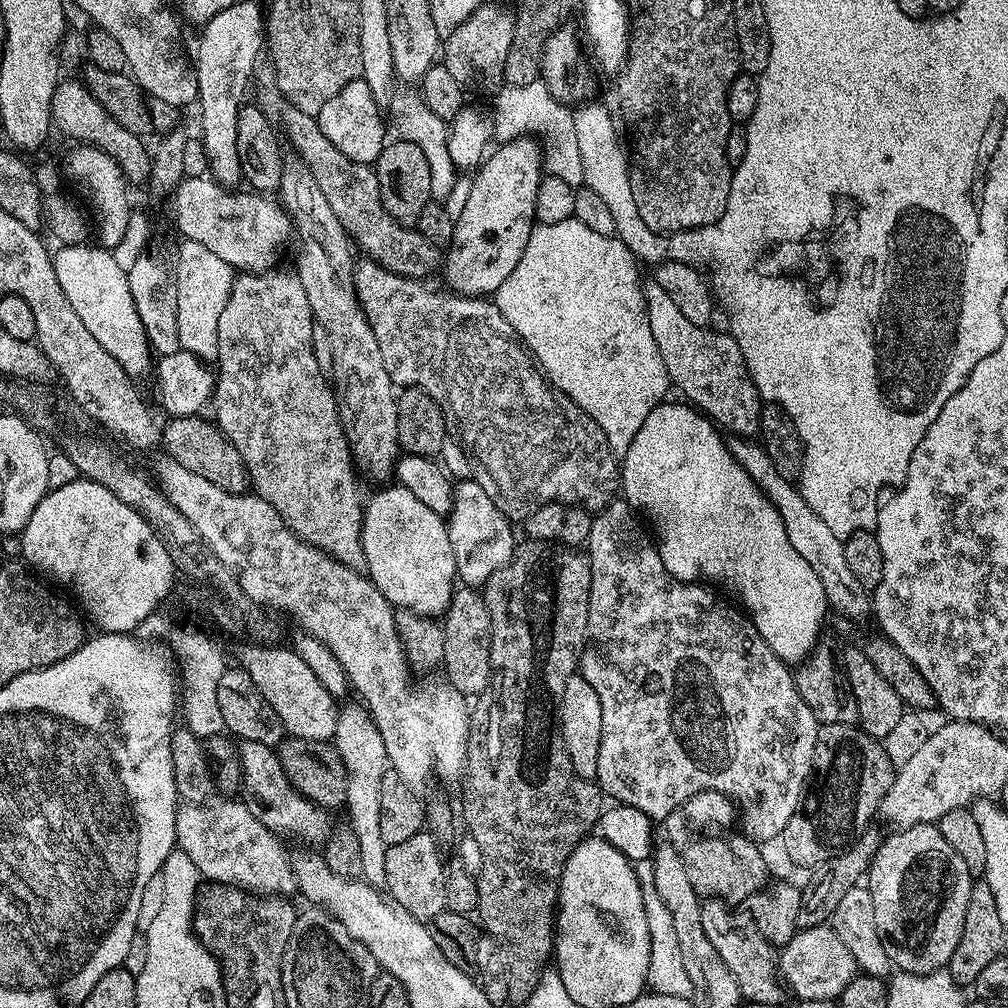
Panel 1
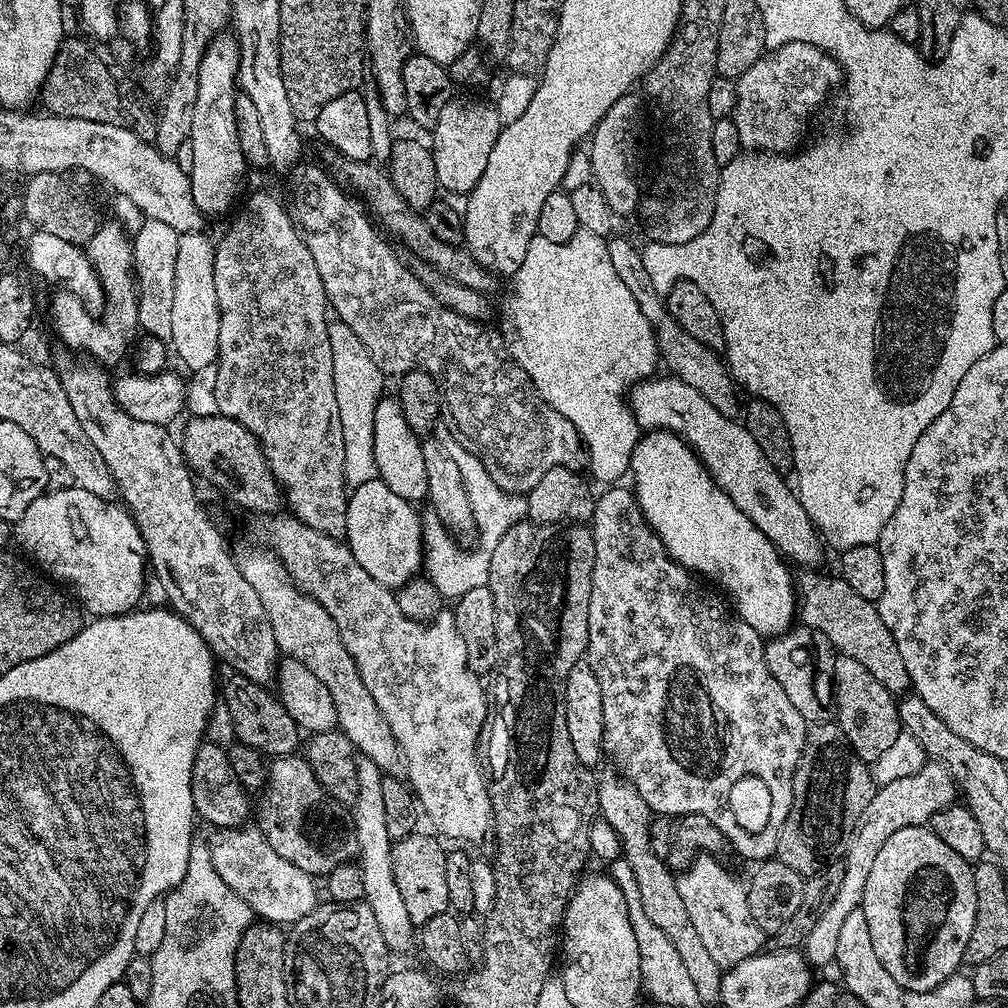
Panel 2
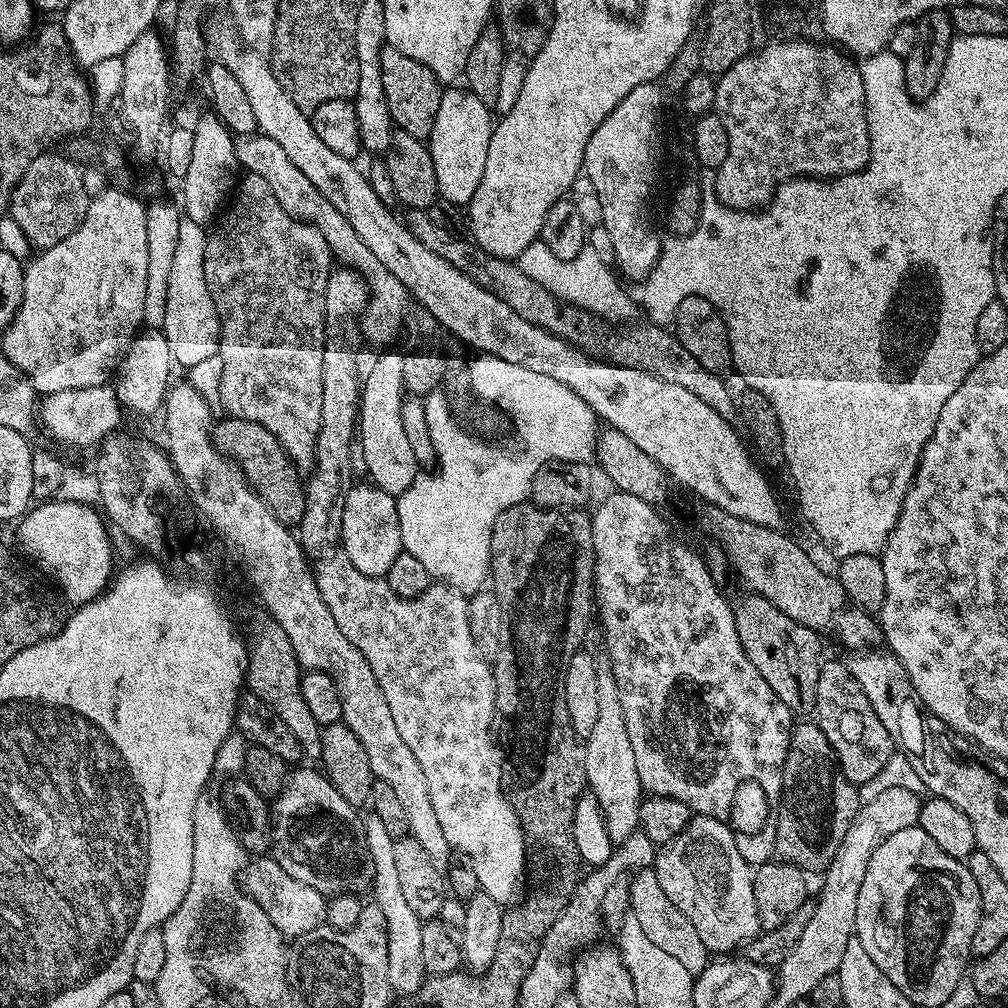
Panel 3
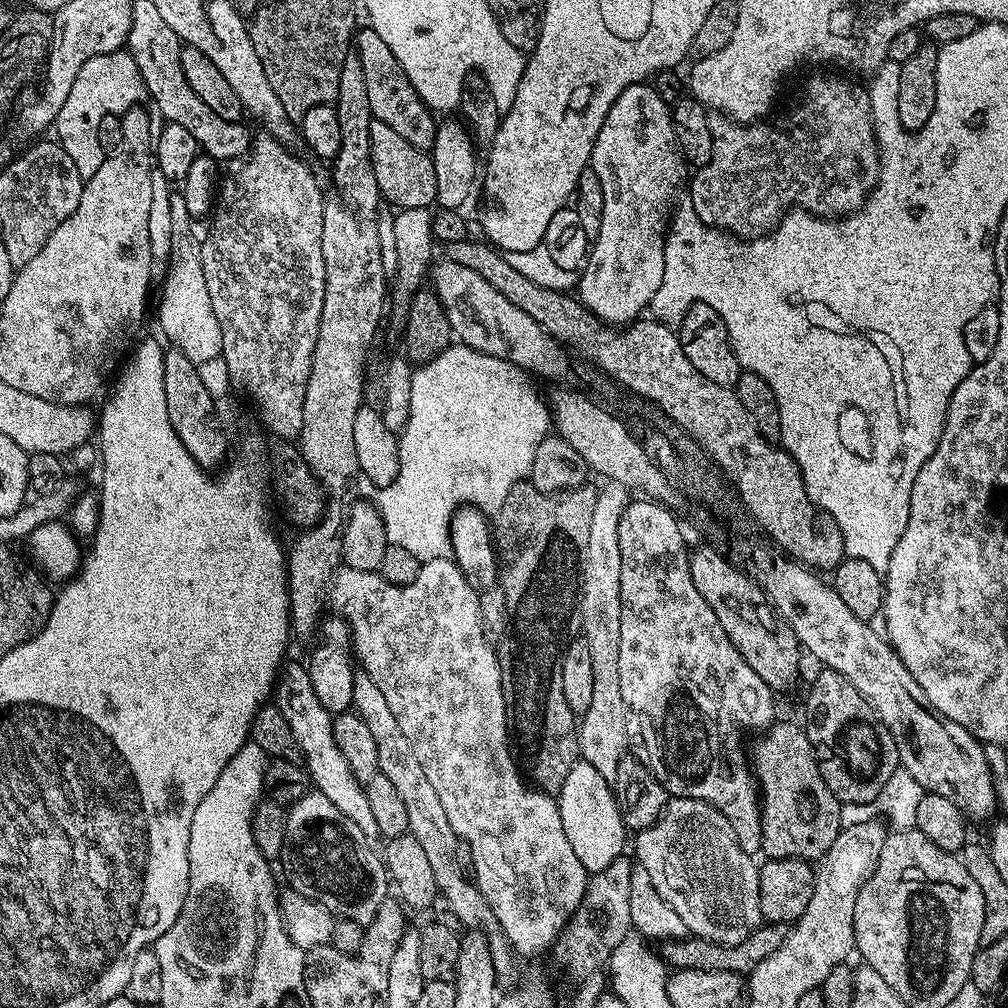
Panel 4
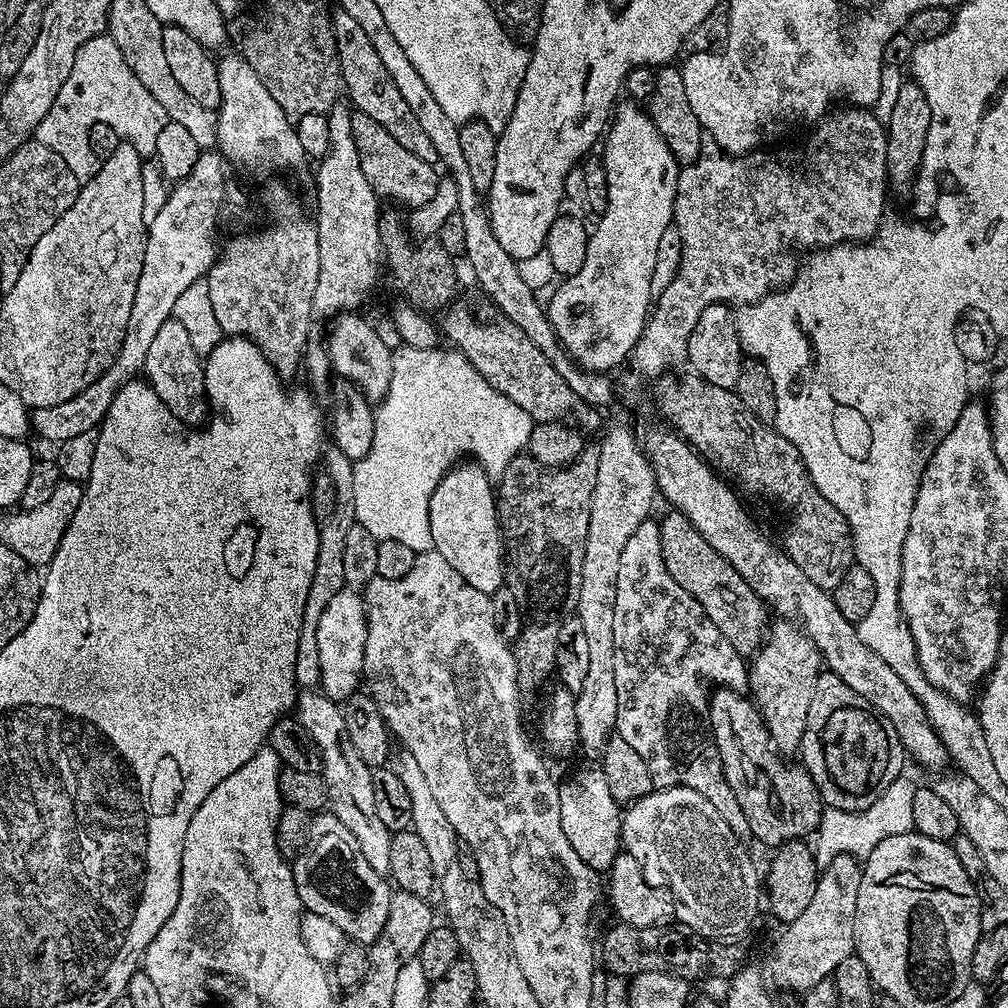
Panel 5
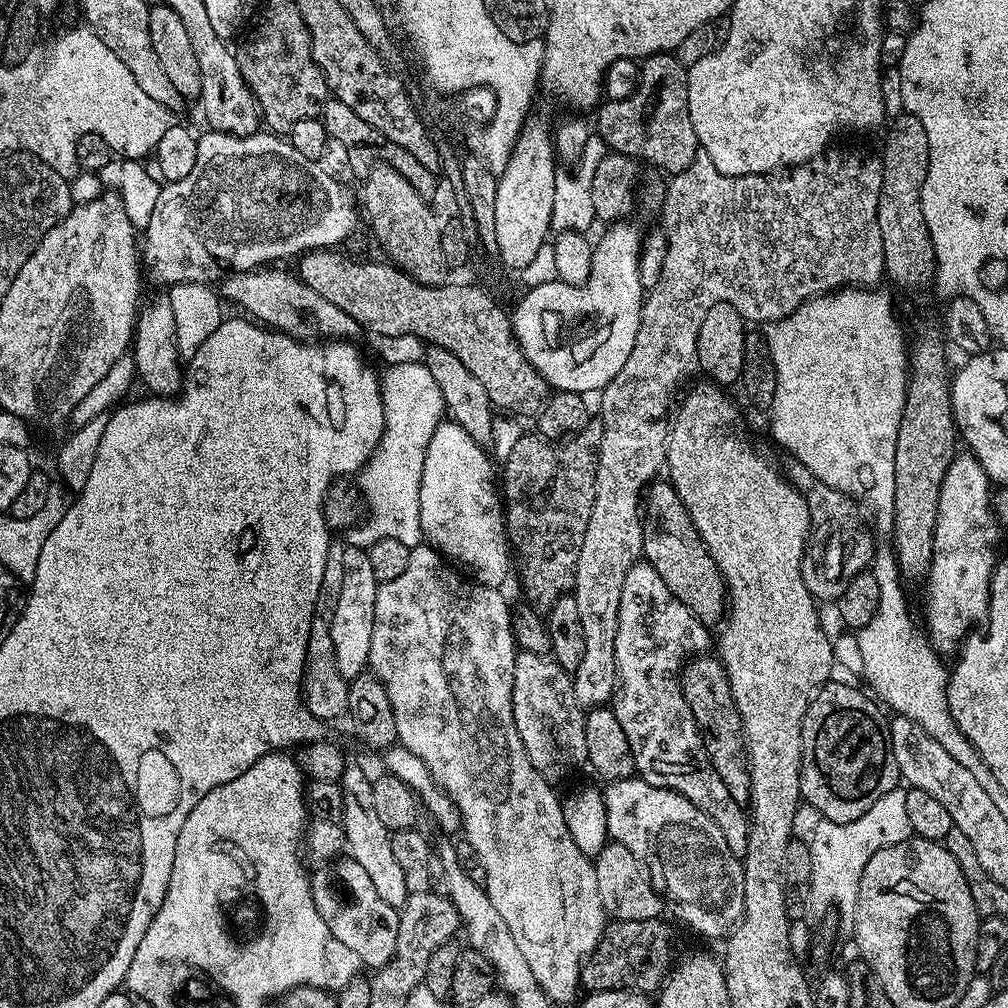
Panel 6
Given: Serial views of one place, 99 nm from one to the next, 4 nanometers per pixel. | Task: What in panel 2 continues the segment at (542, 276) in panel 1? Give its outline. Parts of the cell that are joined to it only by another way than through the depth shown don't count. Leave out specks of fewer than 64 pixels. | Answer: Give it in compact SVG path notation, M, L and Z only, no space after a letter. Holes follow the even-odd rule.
M581 230L574 234L574 238L559 244L536 235L510 284L508 316L528 355L526 372L531 387L543 403L574 422L586 449L586 464L592 467L592 474L601 480L601 485L612 486L623 481L620 479L629 475L634 446L642 435L640 423L634 418L626 397L634 385L657 375L660 351L652 324L646 322L646 314L638 310L634 294L626 290L626 282L622 282L610 258L607 239Z

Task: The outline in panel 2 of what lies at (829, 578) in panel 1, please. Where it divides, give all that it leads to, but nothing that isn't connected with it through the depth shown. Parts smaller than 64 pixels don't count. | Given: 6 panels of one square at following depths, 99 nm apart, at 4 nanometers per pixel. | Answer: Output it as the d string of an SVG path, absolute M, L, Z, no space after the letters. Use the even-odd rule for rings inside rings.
M649 378L643 380L641 384L635 385L630 393L630 407L634 418L640 423L644 430L667 430L676 433L689 448L693 449L704 467L708 469L716 487L720 488L746 514L752 522L768 538L776 549L783 554L789 561L804 564L800 566L816 566L824 556L825 545L822 543L822 537L816 530L810 514L802 506L799 495L794 491L793 485L788 484L785 477L774 466L770 466L770 461L766 454L762 454L762 446L754 442L754 434L739 419L722 414L694 390L694 386L686 386L686 382L675 378L660 380L661 378Z

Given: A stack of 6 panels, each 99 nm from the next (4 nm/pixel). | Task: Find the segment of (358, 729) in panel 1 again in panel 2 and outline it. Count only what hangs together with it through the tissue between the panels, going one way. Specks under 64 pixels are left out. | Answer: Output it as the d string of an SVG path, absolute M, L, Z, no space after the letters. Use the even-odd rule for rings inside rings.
M363 756L357 759L358 766L358 798L351 805L352 821L358 837L358 867L363 878L365 903L374 911L374 918L382 929L389 951L406 952L413 948L416 938L416 926L410 922L410 916L403 904L402 894L394 879L392 862L393 840L390 839L386 827L386 810L383 808L382 780L384 774L370 759Z

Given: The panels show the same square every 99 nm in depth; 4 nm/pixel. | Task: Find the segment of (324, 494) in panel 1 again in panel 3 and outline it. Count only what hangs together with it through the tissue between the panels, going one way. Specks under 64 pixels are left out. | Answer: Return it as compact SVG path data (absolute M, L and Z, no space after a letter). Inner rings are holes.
M253 172L241 175L234 188L234 199L230 207L219 217L218 223L211 229L206 250L204 251L204 269L206 270L206 286L214 298L214 306L220 315L220 404L228 416L237 416L258 422L258 426L266 426L270 434L282 442L282 450L296 467L301 470L311 469L316 463L316 435L322 426L322 370L324 369L324 319L326 318L326 282L334 267L334 257L326 238L312 224L296 220L274 198L270 186L266 186L266 178Z

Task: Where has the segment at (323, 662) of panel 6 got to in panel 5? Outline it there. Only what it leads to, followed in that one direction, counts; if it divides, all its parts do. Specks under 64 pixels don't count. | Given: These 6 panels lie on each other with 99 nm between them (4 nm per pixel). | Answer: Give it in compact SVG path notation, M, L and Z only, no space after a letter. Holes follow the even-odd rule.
M339 450L325 451L322 456L322 468L336 487L336 505L334 514L329 520L320 524L318 538L318 562L314 562L314 582L310 586L310 594L306 594L306 610L302 614L302 634L296 636L298 659L294 661L294 678L297 685L304 690L316 690L320 687L322 665L318 659L318 626L325 619L324 611L332 608L338 590L344 586L343 557L346 551L346 534L356 522L354 514L354 470L353 457Z

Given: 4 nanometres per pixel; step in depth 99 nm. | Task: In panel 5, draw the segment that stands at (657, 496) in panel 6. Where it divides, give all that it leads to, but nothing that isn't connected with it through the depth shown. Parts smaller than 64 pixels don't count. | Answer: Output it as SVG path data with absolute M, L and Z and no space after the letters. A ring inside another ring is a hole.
M669 511L665 520L659 521L660 537L662 538L662 558L666 562L666 570L670 570L670 578L682 586L698 601L702 610L722 630L726 639L736 647L741 656L748 658L759 649L766 639L766 633L770 627L769 609L766 607L760 595L749 586L746 578L694 530L690 518L686 518L681 512Z

